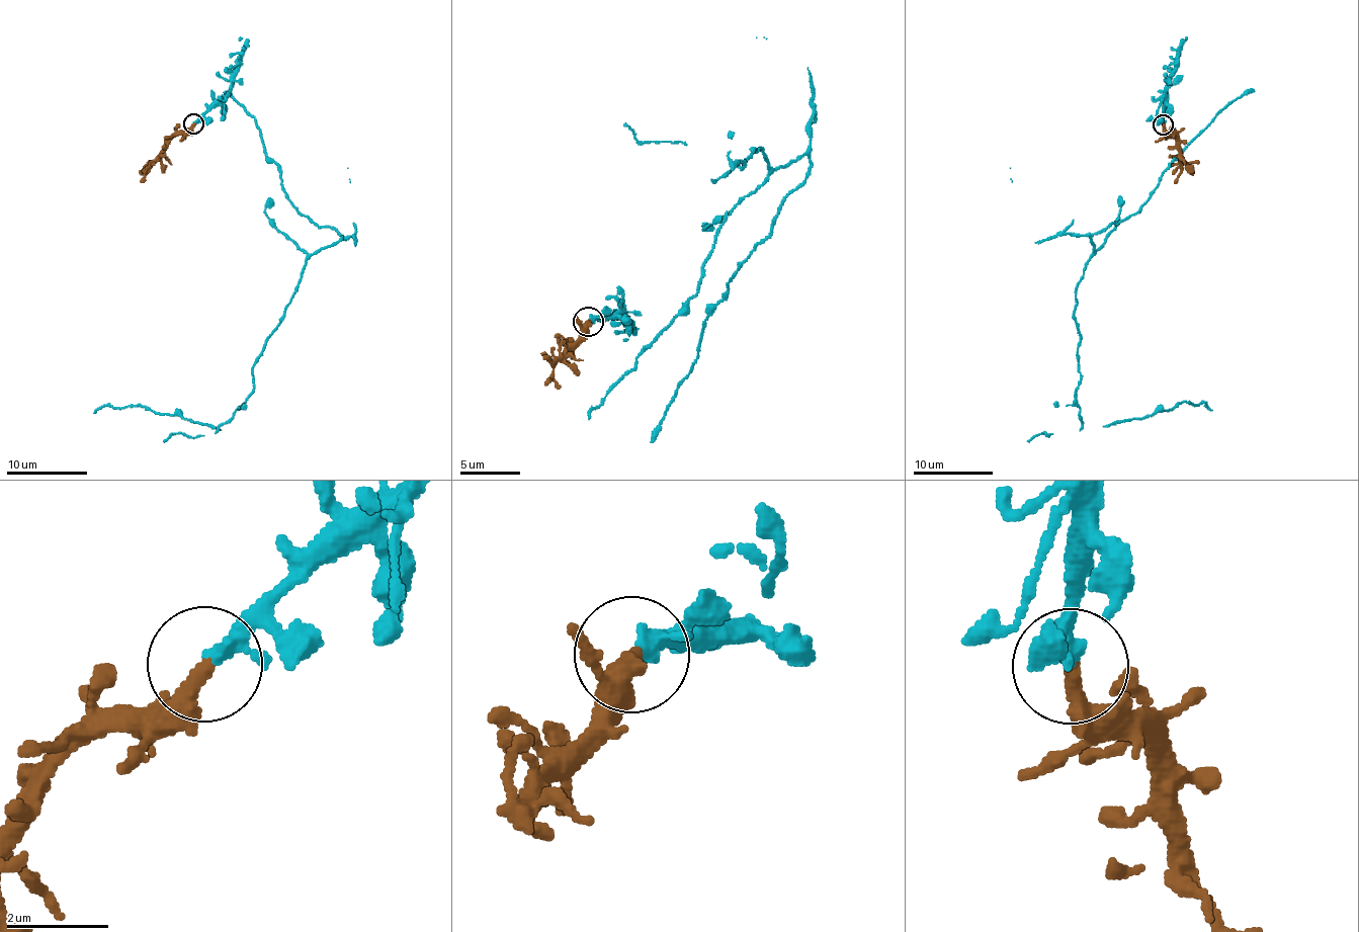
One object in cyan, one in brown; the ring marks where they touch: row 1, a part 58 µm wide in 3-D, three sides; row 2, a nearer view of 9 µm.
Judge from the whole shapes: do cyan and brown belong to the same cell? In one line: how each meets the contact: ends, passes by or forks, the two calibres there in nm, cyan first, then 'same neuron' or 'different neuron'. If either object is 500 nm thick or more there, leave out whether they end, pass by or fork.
cyan passes by | brown ends | 240/320 nm | same neuron

